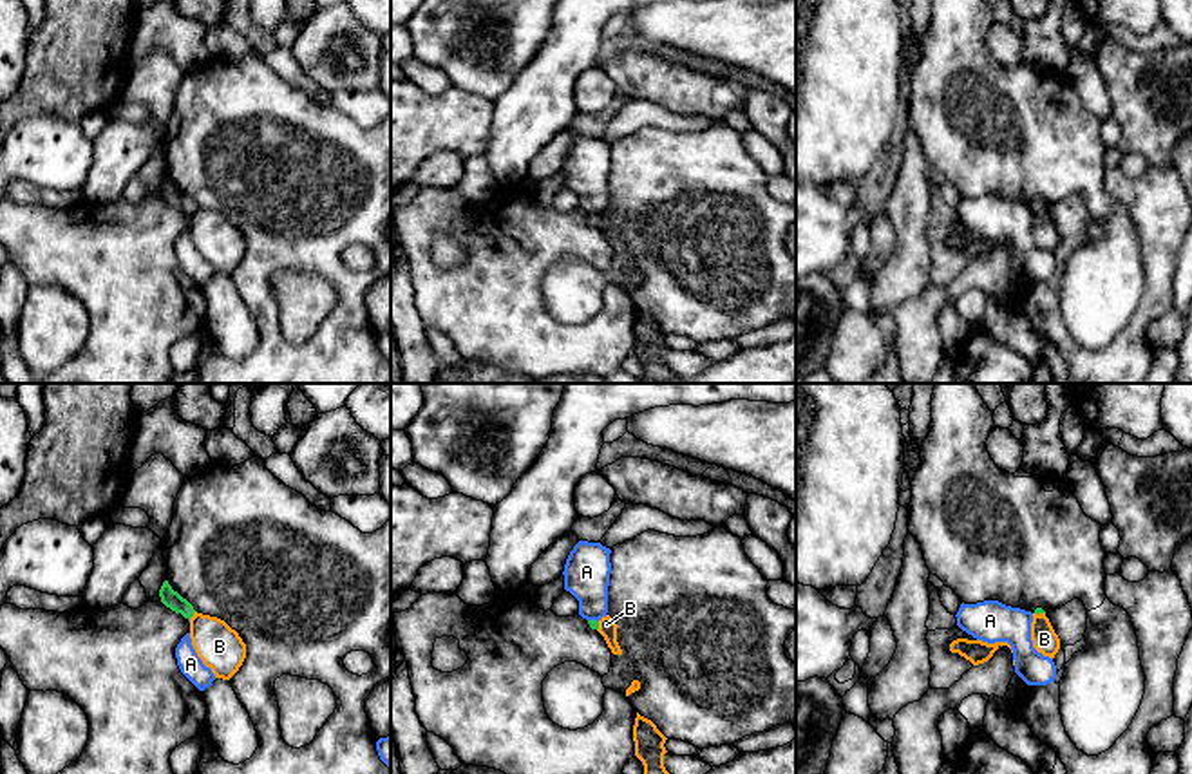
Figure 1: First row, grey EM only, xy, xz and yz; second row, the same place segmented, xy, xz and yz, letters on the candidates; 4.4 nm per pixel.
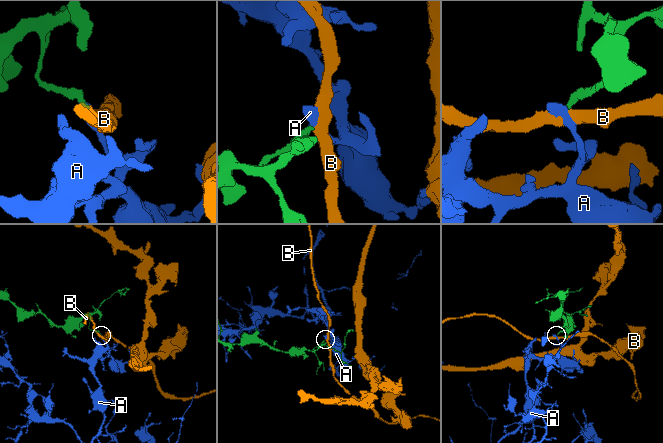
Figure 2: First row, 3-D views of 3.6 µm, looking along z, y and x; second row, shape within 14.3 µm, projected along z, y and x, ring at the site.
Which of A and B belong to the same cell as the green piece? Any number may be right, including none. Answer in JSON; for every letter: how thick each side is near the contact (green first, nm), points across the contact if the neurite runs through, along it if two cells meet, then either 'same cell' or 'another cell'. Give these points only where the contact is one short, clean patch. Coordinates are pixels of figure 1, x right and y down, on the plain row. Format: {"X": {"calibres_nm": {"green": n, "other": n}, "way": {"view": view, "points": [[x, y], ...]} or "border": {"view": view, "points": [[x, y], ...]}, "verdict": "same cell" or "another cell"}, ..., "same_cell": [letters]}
{"A": {"calibres_nm": {"green": 50, "other": 200}, "border": {"view": "xz", "points": [[588, 214], [597, 217]]}, "verdict": "another cell"}, "B": {"calibres_nm": {"green": 80, "other": 200}, "border": {"view": "xy", "points": [[196, 207], [190, 214]]}, "verdict": "another cell"}, "same_cell": []}

